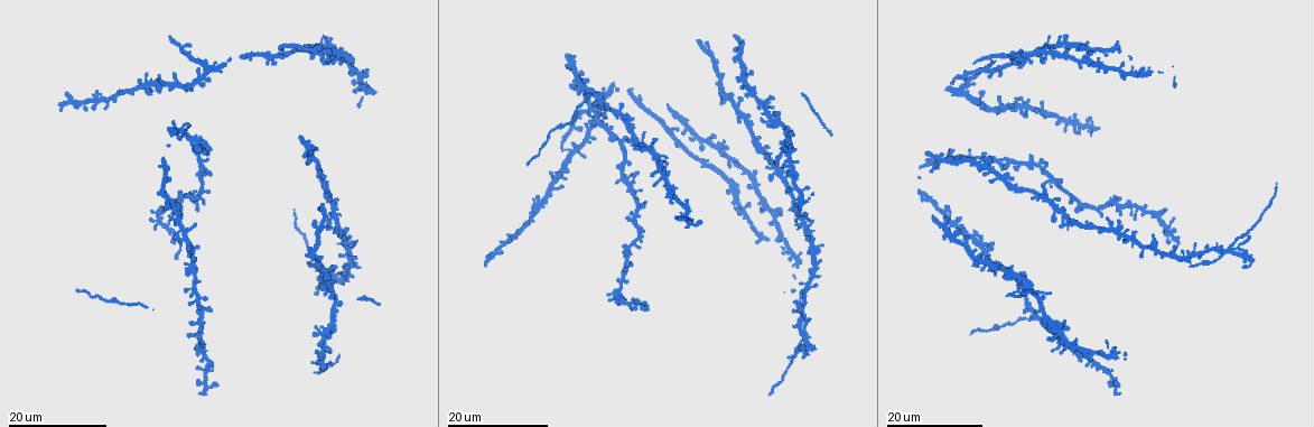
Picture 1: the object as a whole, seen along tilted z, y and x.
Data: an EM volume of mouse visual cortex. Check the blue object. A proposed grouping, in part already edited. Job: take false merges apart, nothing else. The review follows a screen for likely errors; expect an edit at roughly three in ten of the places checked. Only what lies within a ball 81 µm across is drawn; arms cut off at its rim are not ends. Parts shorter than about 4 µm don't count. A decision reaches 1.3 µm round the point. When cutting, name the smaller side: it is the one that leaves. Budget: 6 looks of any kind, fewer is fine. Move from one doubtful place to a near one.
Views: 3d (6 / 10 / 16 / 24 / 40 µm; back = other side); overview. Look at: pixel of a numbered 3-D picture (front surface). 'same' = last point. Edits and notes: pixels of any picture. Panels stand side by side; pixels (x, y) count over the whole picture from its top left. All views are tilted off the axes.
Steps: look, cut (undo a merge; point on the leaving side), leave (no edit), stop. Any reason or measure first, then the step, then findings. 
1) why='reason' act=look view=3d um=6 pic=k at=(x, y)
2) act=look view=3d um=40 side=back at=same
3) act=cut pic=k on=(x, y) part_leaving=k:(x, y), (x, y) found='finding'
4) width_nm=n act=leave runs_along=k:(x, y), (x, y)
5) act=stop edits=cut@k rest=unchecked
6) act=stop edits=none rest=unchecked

why='looks like a crossing' act=look view=3d um=24 pic=1 at=(979, 163)

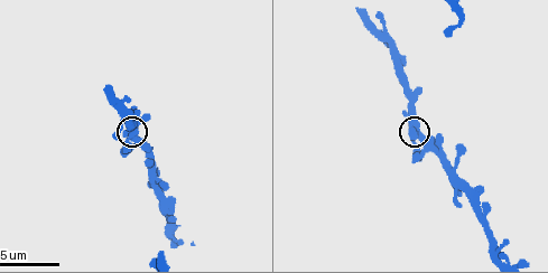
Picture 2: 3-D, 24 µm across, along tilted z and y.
why='zoom in' act=look view=3d um=10 at=same

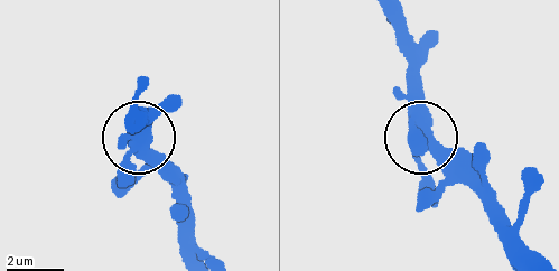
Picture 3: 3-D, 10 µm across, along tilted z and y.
arms=4 act=leave found='one cell here'

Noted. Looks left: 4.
why='three-way junction' act=look view=3d um=24 pic=1 at=(1025, 287)

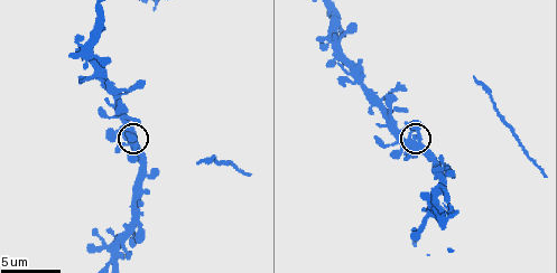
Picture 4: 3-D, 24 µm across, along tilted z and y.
act=look view=3d um=6 pic=4 at=(421, 142)

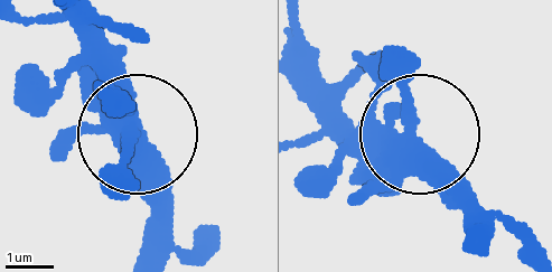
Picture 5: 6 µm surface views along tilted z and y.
act=look view=3d um=6 side=back pic=5 at=(410, 135)

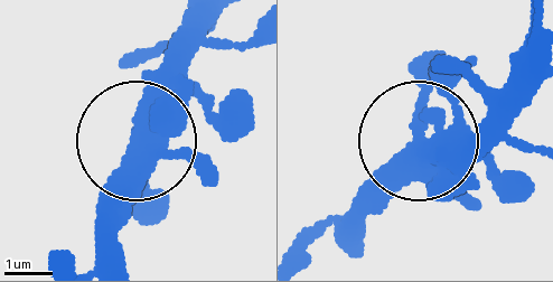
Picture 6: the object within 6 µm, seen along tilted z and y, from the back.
width_nm=410 act=leave found='one cell here'

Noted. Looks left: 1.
act=stop edits=none rest=unchecked

